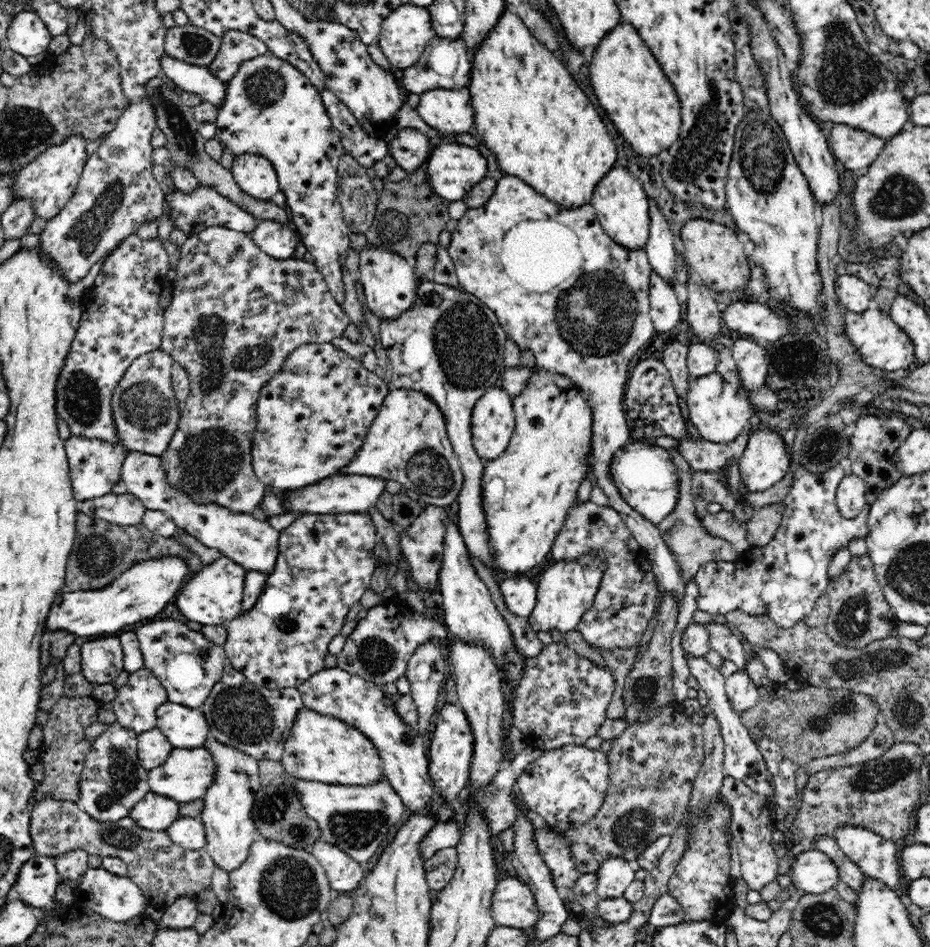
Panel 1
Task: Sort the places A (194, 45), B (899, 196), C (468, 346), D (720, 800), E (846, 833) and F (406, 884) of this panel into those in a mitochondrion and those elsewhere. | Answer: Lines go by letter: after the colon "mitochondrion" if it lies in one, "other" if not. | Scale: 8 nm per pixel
A: mitochondrion
B: mitochondrion
C: mitochondrion
D: other
E: other
F: other

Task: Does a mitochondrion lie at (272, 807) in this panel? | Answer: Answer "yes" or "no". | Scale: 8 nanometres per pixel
yes

